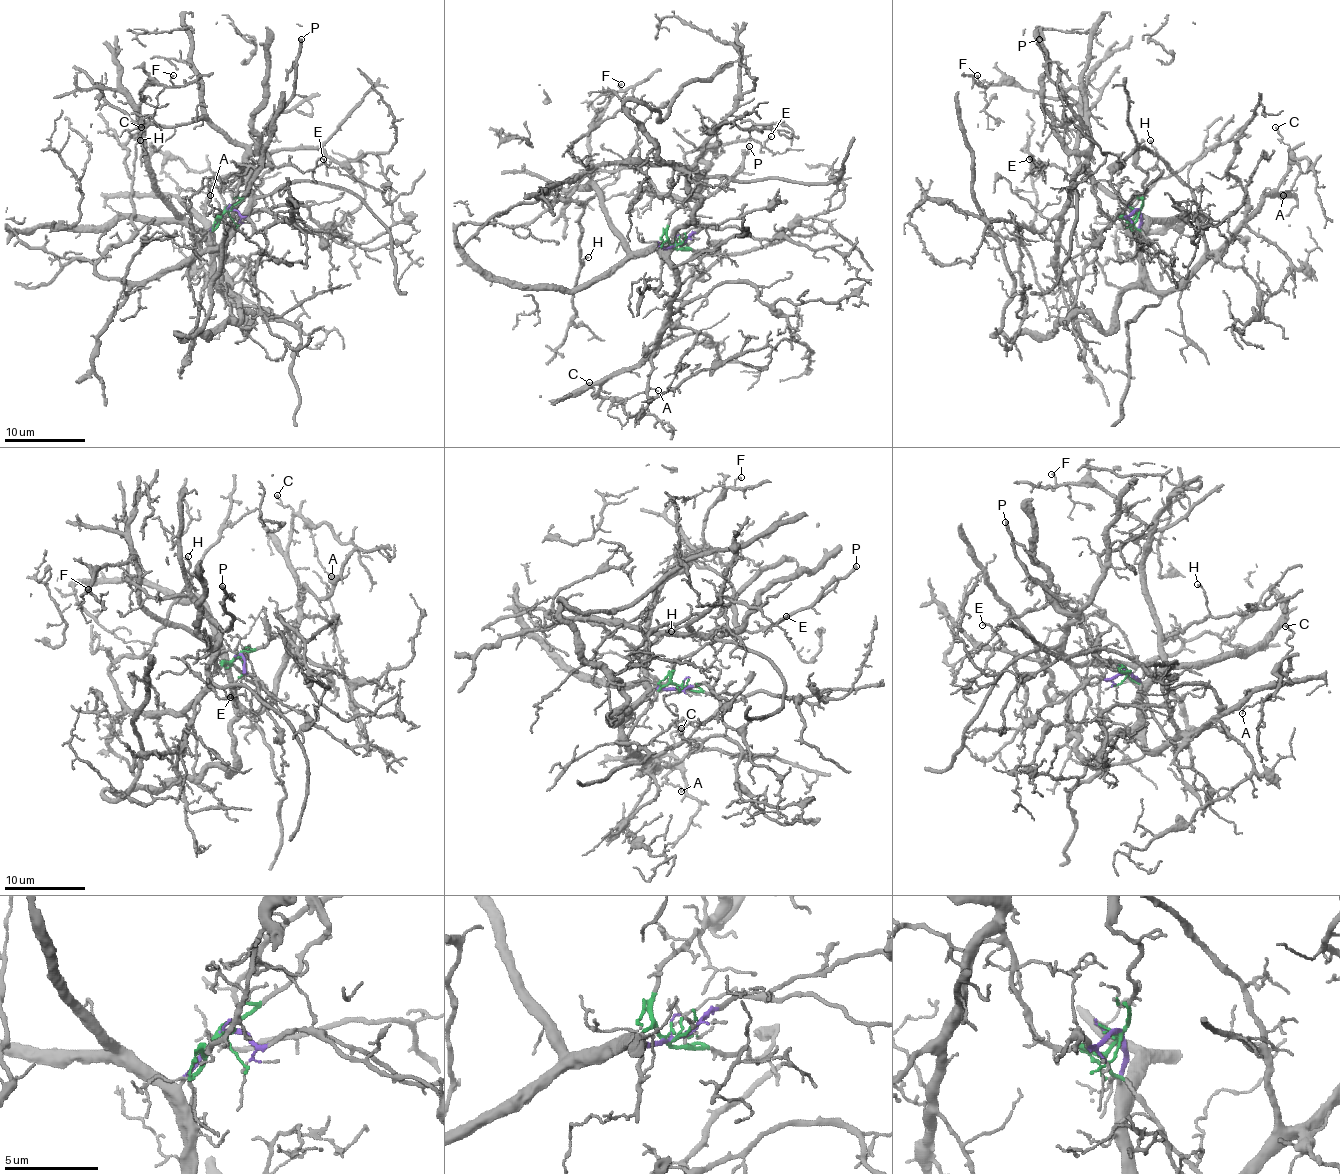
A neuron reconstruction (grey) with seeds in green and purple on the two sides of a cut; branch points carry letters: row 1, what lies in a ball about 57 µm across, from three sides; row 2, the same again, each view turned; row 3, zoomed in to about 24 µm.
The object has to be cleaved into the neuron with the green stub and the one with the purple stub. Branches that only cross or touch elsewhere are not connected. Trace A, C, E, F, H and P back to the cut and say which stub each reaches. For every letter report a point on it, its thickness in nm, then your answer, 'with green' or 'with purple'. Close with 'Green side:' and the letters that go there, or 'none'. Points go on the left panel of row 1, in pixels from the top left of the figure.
A: at (210, 195); 100 nm thick; with purple
C: at (141, 127); 90 nm thick; with purple
E: at (323, 159); 130 nm thick; with green
F: at (173, 75); 120 nm thick; with purple
H: at (140, 140); 130 nm thick; with green
P: at (301, 39); 260 nm thick; with green
Green side: E, H, P

